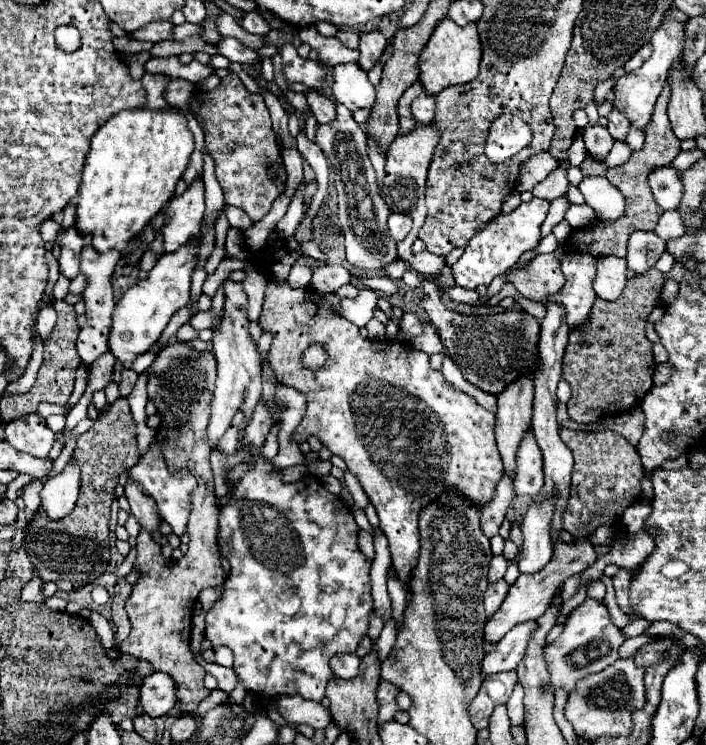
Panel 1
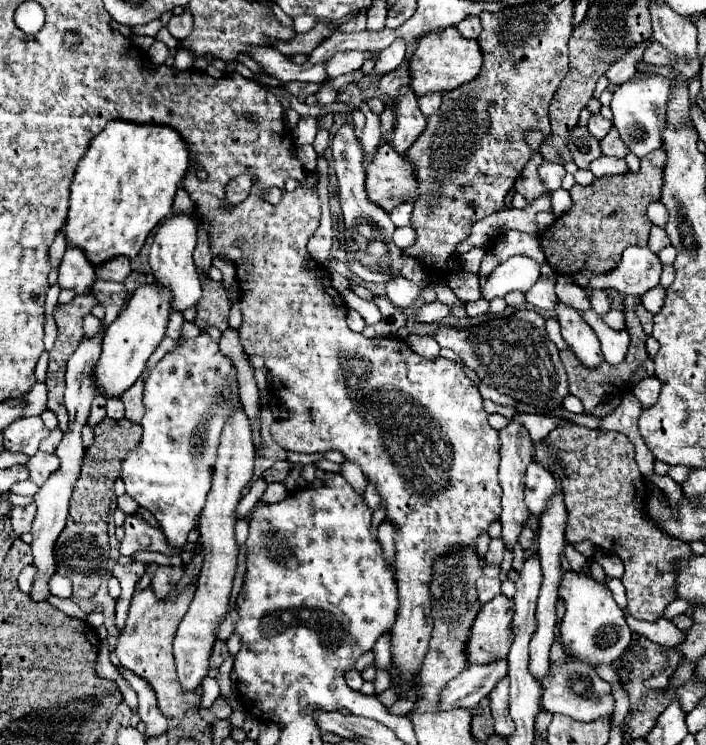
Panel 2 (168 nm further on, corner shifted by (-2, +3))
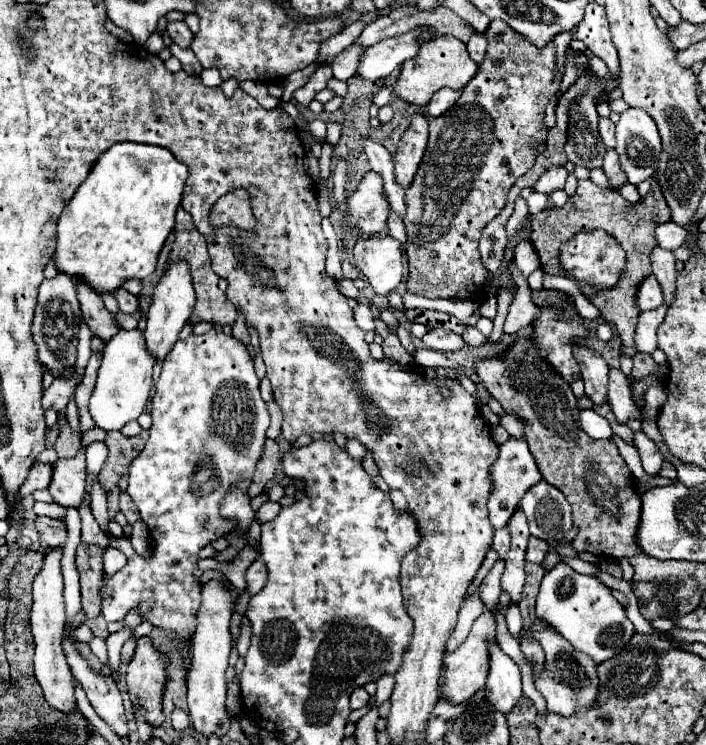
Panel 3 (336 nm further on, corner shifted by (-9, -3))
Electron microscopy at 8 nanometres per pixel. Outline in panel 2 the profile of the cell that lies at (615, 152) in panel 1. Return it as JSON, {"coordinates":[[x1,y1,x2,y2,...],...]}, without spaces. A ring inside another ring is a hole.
{"coordinates":[[601,156,597,160,591,162,589,170,597,176,597,178,603,178,603,176,615,176,615,174,625,174,627,172,627,162,623,158,607,158,607,156]]}

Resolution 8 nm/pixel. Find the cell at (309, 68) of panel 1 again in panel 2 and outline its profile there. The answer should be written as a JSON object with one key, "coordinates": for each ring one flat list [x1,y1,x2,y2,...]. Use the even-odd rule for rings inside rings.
{"coordinates":[[345,50,341,54,335,54,333,58,329,58,329,62,325,62,327,78,337,78,341,74,357,70,363,66,363,60,371,58,371,56,379,56,379,54,377,52,363,52,363,50]]}

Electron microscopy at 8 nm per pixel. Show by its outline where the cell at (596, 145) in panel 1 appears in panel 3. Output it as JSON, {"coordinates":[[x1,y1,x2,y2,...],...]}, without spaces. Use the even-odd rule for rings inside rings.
{"coordinates":[[600,118,600,138,606,144,606,148,614,148,616,146,616,138,614,138,614,124,610,118]]}

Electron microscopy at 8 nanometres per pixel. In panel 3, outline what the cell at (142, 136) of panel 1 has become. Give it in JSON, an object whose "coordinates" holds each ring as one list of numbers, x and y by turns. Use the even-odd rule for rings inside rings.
{"coordinates":[[120,142,110,146,98,158,92,172,80,184,58,220,54,248,54,262,58,272,88,284,98,294,116,292,116,288,120,288,130,278,144,280,150,276,156,270,158,254,166,238,174,230,174,214,182,200,186,176,188,168,178,162,170,150,136,142]]}

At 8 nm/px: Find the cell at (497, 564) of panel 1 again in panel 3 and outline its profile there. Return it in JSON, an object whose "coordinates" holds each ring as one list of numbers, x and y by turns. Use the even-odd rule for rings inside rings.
{"coordinates":[[506,526,494,530,494,544,492,544,492,548,498,552,500,558,506,556,506,552,508,552,508,548,510,548,510,532,508,532]]}

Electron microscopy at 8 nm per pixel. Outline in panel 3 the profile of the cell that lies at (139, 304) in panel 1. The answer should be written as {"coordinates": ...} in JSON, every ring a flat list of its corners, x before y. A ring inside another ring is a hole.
{"coordinates":[[120,330,104,348,102,366,98,370,98,382,90,398,90,414,98,428,110,432,120,430,126,422,136,420,150,398,154,358,146,352,144,334,140,330]]}

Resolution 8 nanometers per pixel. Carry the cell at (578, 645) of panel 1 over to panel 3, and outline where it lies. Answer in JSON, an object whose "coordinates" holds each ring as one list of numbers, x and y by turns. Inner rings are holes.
{"coordinates":[[564,562,556,564,544,574,536,598,536,616,560,632,576,650,590,654,596,664,620,652,620,648,624,648,634,634,632,622,626,618,624,608,612,596,610,588,604,586,596,576,574,572]]}

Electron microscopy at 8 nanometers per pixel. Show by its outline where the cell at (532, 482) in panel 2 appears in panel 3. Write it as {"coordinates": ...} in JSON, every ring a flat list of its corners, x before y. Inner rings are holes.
{"coordinates":[[544,480,524,494,520,508,526,514,530,534,544,542,558,542,572,528,572,510,566,496]]}

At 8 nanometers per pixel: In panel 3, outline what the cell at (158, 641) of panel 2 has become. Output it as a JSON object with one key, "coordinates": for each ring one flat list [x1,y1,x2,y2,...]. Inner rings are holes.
{"coordinates":[[140,638,136,654,126,670,126,684,134,712,144,710,144,718,150,726,164,722,162,692,166,682,166,660,156,652,148,638]]}

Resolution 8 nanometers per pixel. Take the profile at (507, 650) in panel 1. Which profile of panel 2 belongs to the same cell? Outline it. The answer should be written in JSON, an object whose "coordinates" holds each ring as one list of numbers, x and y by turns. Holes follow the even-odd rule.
{"coordinates":[[505,658,487,662,485,666,469,666,443,688,441,710,449,710,453,706,477,706,479,700,485,698,501,678,507,676,507,670,509,662]]}

